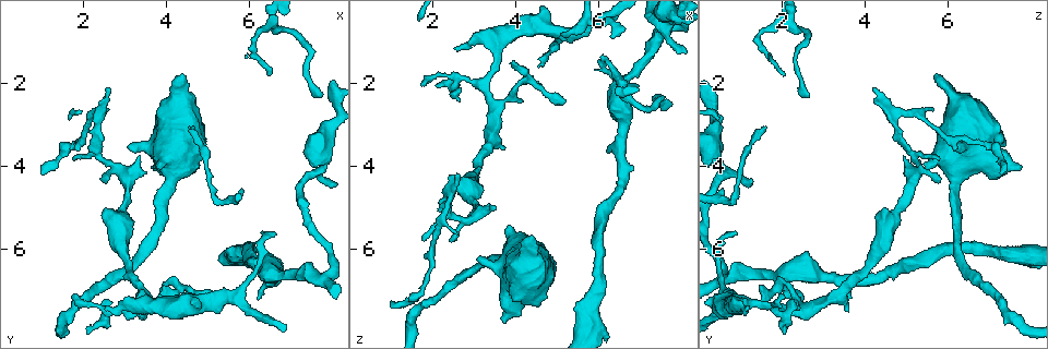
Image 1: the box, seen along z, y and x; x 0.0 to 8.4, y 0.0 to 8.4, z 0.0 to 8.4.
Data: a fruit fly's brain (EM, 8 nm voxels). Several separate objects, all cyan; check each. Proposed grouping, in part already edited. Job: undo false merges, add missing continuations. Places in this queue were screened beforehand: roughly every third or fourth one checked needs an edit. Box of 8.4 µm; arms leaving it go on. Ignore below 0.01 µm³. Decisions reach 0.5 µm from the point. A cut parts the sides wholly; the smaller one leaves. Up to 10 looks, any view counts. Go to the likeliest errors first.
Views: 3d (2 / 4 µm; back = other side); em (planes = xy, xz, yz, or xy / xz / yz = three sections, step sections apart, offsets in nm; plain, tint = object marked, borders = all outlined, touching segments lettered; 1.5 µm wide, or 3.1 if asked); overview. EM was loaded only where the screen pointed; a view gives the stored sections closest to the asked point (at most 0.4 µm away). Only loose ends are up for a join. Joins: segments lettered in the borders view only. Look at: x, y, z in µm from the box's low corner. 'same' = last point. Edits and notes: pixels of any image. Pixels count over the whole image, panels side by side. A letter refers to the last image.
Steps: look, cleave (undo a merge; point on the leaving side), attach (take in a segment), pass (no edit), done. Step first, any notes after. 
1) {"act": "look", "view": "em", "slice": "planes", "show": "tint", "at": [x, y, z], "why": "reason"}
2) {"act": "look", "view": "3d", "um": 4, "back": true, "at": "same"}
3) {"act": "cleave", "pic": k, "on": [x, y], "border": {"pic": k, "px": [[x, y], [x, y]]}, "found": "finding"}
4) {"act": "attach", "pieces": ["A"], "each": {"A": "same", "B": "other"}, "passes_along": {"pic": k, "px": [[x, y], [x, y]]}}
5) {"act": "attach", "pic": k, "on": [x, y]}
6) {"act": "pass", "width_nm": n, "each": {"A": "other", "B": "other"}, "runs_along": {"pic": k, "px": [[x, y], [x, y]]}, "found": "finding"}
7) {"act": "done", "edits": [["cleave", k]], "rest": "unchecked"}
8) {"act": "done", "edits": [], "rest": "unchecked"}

{"act": "look", "view": "em", "slice": "planes", "show": "borders", "at": [3.75, 4.05, 7.70], "why": "an open end"}

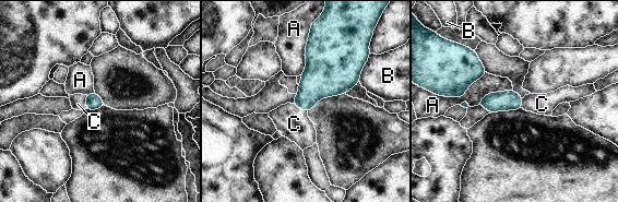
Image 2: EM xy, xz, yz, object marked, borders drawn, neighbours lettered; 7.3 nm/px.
{"act": "attach", "pic": 2, "on": [294, 123], "longest_contact_nm": ["A", 380], "each": {"A": "other", "B": "other", "C": "same"}, "passes_along": {"pic": 2, "px": [[319, 80], [300, 108], [294, 123]]}, "found": "it goes on there"}

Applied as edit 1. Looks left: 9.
{"act": "look", "view": "em", "slice": "planes", "show": "borders", "at": [2.60, 2.10, 4.15], "why": "tapers out"}

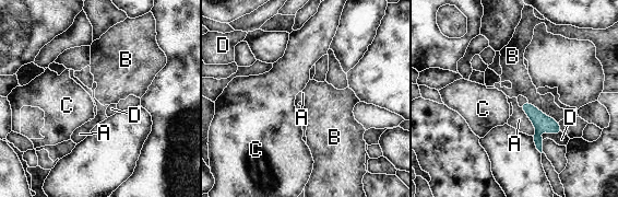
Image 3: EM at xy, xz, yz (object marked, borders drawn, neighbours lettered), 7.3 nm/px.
{"act": "pass", "width_nm": 90, "each": {"A": "other", "B": "other", "C": "other", "D": "other"}, "border": {"pic": 3, "px": [[520, 107], [535, 129], [532, 136]]}, "found": "no lettered segment goes on from it"}

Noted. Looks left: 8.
{"act": "look", "view": "em", "slice": "planes", "show": "borders", "at": [6.25, 7.15, 3.70], "why": "branch stops here"}

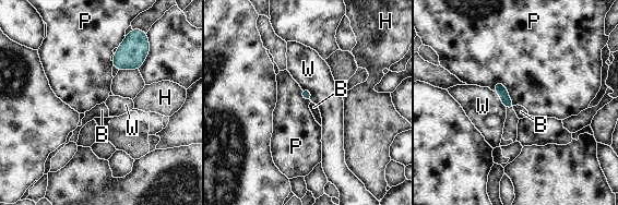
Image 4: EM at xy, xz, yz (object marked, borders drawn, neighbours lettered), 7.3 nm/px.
{"act": "pass", "each": {"B": "other", "H": "other", "P": "other", "W": "other"}, "border": {"pic": 4, "px": [[495, 82], [506, 87], [515, 105]]}, "found": "none of them fits"}

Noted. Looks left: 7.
{"act": "look", "view": "em", "slice": "yz", "step": 8, "show": "tint", "at": [1.00, 4.20, 7.30], "why": "end of a long branch"}

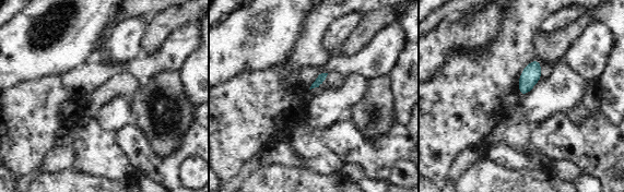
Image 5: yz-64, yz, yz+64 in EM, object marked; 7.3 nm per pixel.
{"act": "look", "view": "em", "slice": "planes", "show": "borders", "at": "same"}

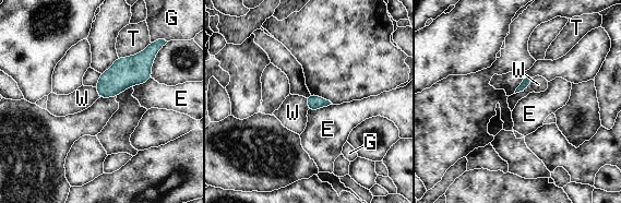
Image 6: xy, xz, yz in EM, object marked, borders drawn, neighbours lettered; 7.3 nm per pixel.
{"act": "pass", "each": {"E": "other", "G": "other", "T": "other", "W": "other"}, "border": {"pic": 6, "px": [[332, 104], [308, 110]]}, "found": "none of them fits"}

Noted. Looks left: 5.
{"act": "done", "edits": [["attach", 2]], "rest": "unchecked"}

